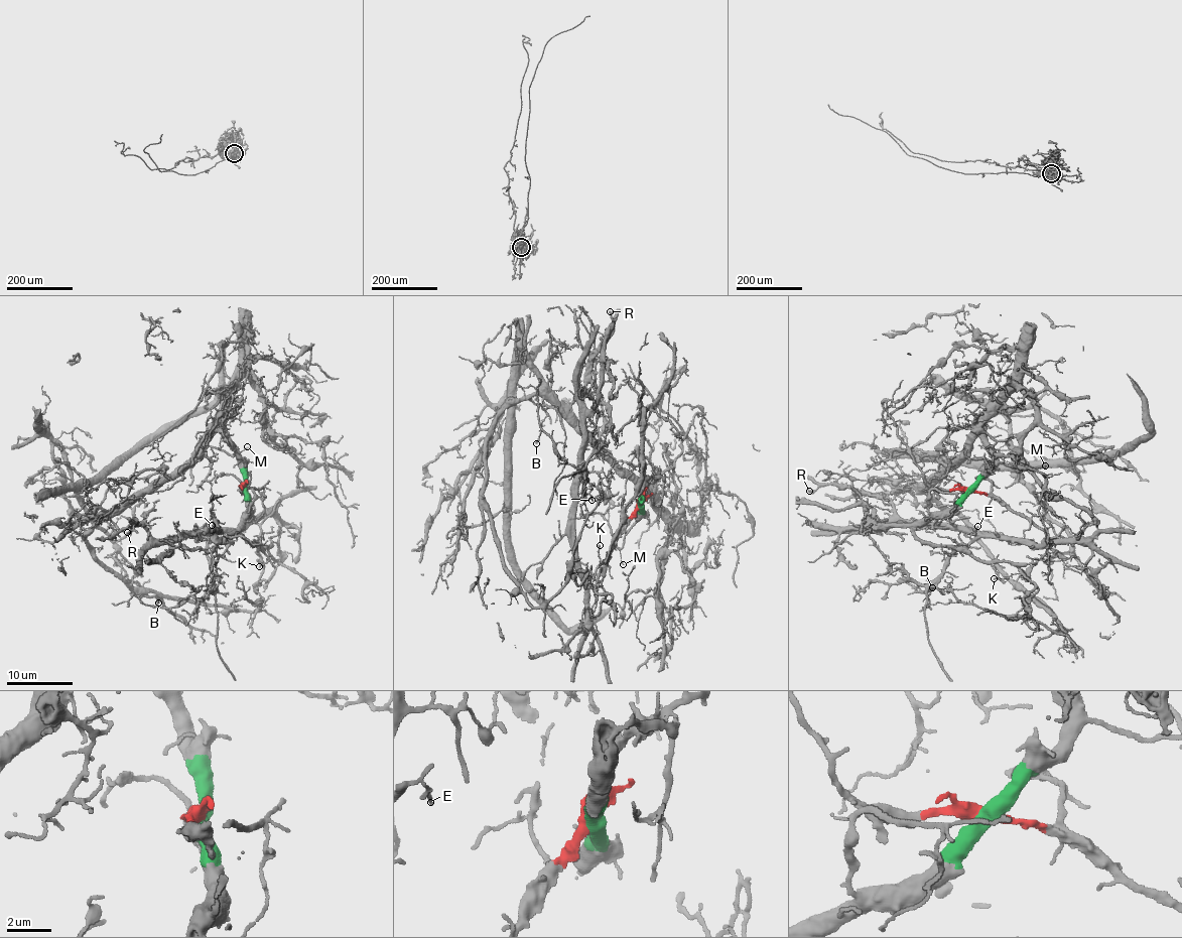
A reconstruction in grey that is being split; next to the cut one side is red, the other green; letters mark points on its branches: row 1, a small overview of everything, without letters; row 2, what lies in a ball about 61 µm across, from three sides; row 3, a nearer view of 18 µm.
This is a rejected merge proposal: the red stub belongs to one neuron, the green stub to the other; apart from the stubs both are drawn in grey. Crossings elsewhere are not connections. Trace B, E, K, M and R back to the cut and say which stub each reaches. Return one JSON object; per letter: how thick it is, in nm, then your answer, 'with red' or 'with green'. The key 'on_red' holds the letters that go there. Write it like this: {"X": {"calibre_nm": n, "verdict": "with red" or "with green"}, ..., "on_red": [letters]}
{"B": {"calibre_nm": 150, "verdict": "with red"}, "E": {"calibre_nm": 150, "verdict": "with red"}, "K": {"calibre_nm": 140, "verdict": "with green"}, "M": {"calibre_nm": 110, "verdict": "with green"}, "R": {"calibre_nm": 220, "verdict": "with red"}, "on_red": ["B", "E", "R"]}

